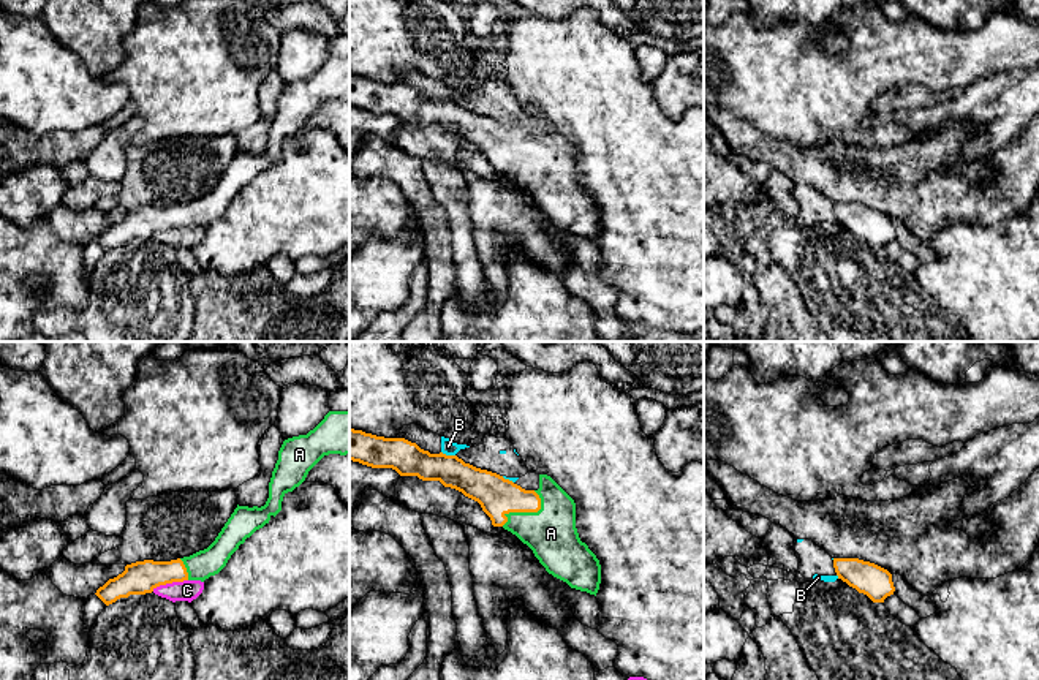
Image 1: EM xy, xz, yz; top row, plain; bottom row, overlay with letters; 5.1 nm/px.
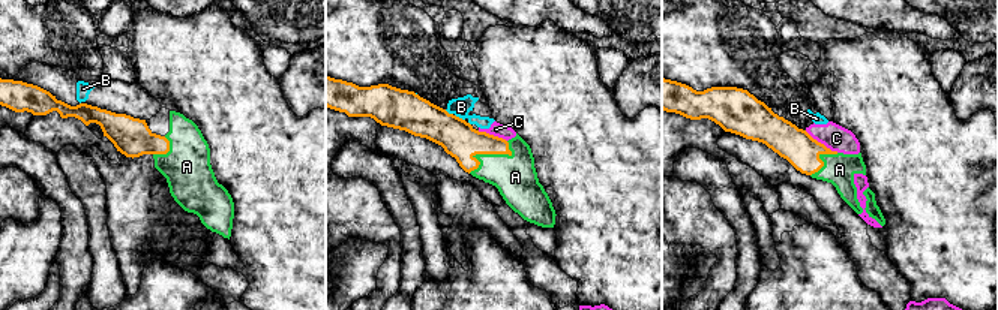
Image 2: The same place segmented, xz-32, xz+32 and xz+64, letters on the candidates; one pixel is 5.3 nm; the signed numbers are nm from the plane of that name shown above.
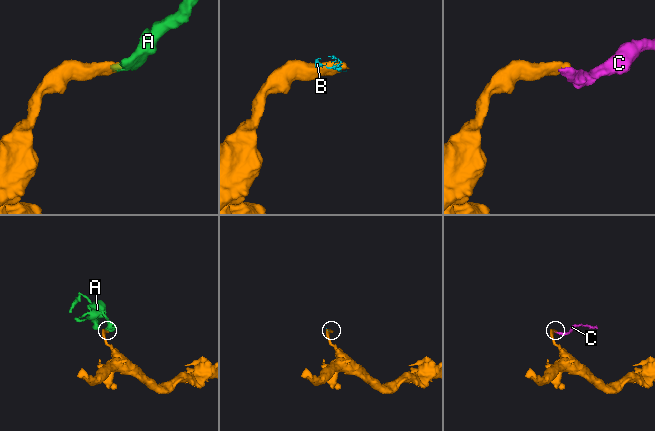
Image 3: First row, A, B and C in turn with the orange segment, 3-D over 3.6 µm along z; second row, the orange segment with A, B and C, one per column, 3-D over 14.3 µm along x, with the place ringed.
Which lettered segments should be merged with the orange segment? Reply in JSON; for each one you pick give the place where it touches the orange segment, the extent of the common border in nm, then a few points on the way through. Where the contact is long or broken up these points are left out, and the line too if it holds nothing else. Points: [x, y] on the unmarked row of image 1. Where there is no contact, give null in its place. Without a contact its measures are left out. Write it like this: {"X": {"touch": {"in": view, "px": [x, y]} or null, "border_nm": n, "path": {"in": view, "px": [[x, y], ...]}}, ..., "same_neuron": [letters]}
{"A": {"touch": {"in": "xz", "px": [524, 157]}, "border_nm": 260, "path": {"in": "xz", "px": [[497, 141], [510, 152], [524, 157], [551, 179]]}}, "same_neuron": ["A"]}

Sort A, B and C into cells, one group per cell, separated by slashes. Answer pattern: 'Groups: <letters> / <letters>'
Groups: A / B C

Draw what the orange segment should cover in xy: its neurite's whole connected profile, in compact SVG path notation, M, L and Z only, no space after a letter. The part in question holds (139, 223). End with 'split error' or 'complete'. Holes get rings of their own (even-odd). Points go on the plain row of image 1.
M329 57L307 81L285 85L272 117L266 150L237 150L207 195L171 207L144 206L127 210L122 220L109 225L95 240L109 251L130 240L152 239L160 231L204 228L218 220L239 191L281 157L283 142L299 133L308 117L329 100L349 100L349 57Z | split error

